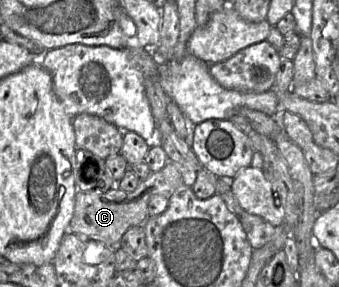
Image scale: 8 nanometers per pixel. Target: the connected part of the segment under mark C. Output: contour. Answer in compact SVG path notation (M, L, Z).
M168 161L160 171L152 172L146 179L141 180L138 187L132 192L119 189L116 186L117 183L106 192L77 190L73 215L65 233L85 235L117 247L129 228L141 226L146 221L149 216L149 201L153 196L162 195L170 198L182 184L183 179L178 167Z

